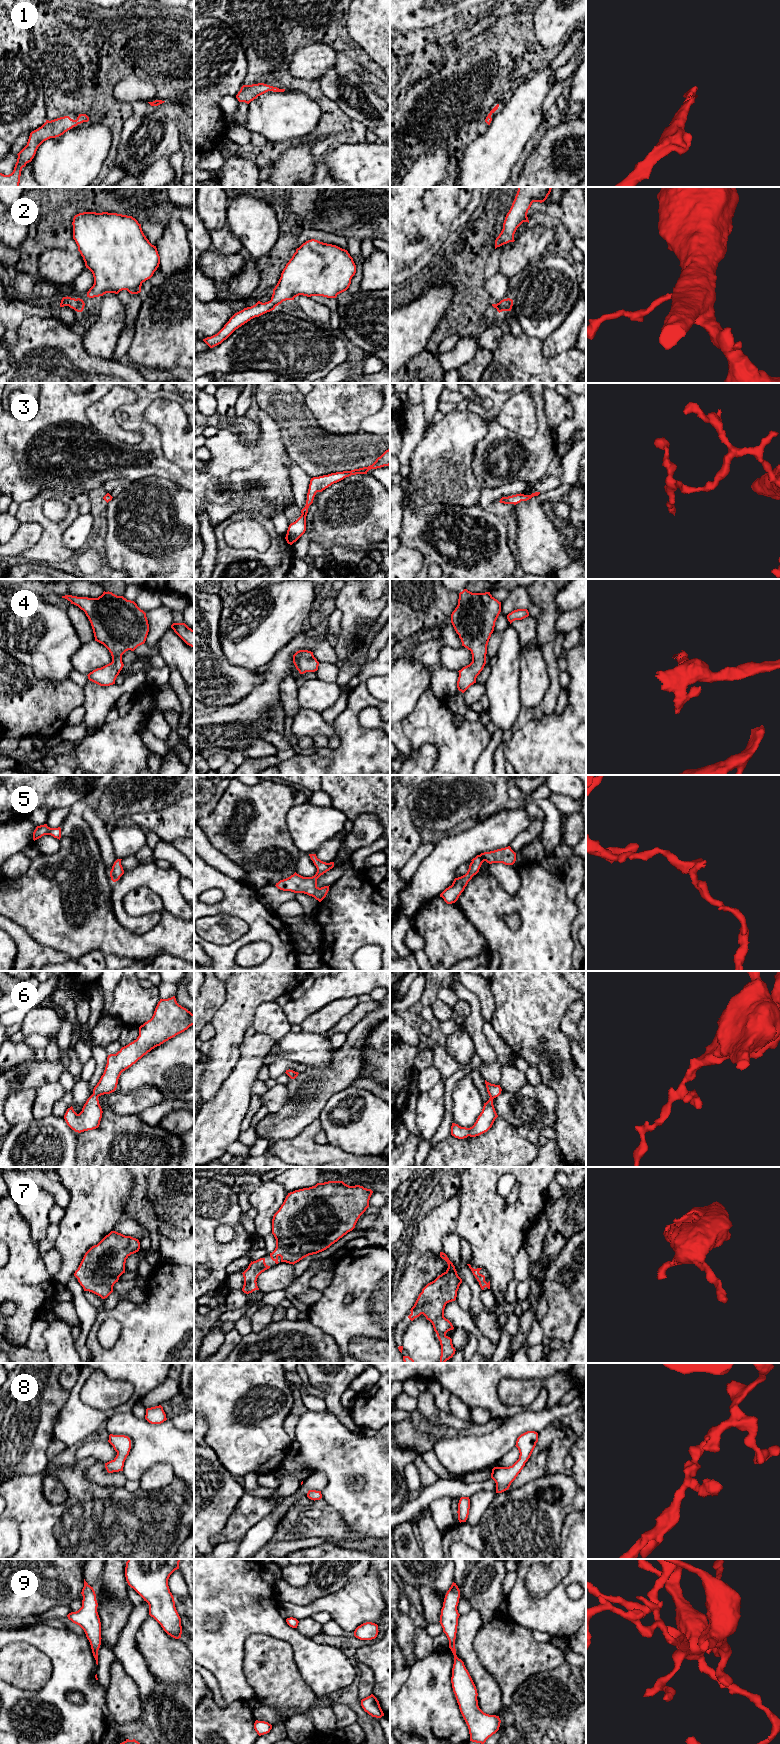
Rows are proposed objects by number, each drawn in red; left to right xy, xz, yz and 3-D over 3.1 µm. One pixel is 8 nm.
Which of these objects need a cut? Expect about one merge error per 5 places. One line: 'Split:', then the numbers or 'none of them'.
Split: none of them

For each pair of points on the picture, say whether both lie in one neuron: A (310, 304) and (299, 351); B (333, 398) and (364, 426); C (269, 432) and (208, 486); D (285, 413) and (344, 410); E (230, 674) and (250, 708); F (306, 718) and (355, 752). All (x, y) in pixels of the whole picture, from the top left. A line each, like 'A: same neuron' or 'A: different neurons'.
A: different neurons
B: different neurons
C: same neuron
D: different neurons
E: different neurons
F: different neurons

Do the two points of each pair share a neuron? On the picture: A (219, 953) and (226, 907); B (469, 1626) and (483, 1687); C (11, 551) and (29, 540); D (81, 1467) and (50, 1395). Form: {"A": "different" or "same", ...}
{"A": "same", "B": "same", "C": "same", "D": "different"}

